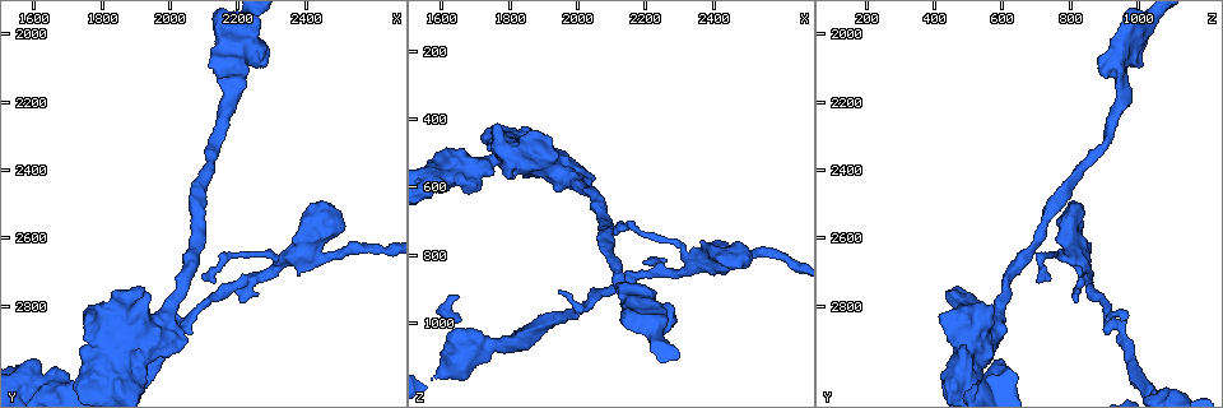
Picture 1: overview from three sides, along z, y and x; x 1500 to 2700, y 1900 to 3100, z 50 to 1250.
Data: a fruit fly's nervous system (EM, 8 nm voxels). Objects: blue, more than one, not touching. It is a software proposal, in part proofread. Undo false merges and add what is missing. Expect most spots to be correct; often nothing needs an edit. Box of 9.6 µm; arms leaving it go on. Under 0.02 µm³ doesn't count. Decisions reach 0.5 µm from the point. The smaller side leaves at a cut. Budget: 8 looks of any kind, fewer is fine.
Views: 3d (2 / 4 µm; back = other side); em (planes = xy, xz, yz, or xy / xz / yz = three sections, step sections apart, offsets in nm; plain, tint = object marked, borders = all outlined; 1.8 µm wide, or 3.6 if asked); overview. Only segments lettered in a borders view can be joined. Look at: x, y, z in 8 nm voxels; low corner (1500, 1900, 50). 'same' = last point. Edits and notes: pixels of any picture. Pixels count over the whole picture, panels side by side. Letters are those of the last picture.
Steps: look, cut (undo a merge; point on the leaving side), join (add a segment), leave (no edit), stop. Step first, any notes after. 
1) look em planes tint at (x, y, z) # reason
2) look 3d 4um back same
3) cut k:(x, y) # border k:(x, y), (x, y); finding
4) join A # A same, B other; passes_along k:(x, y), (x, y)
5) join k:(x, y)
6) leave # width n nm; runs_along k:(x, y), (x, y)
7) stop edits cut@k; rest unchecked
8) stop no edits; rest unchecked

look em planes plain at (2380, 2650, 810) # calibre changes

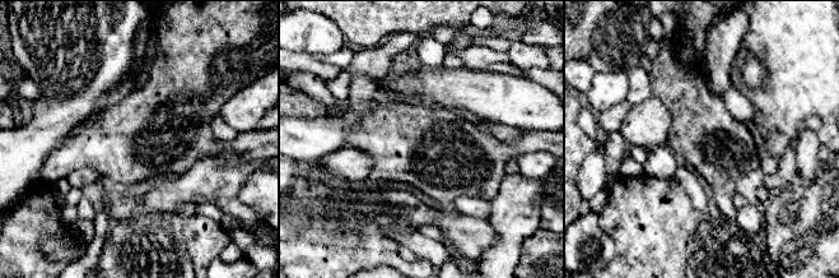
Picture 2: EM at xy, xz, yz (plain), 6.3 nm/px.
look em planes tint same

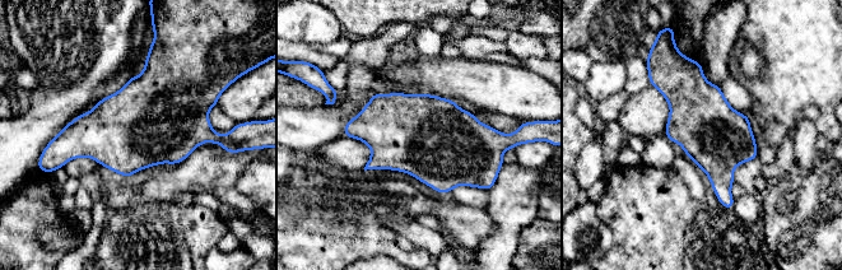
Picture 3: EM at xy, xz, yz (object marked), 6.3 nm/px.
look em planes borders same # see the neighbours

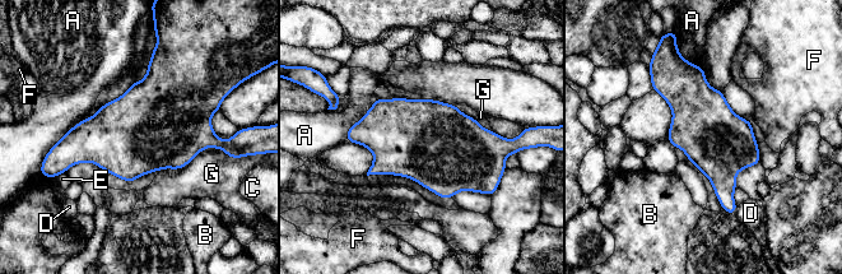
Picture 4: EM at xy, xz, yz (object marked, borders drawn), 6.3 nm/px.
leave # A other, B other, C other, D other, E other, F other, G other; border 4:(376, 97), (348, 129), (345, 140); continuous, no second cell

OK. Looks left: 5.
look 3d 2um at (2120, 2090, 880) # stops while still wide

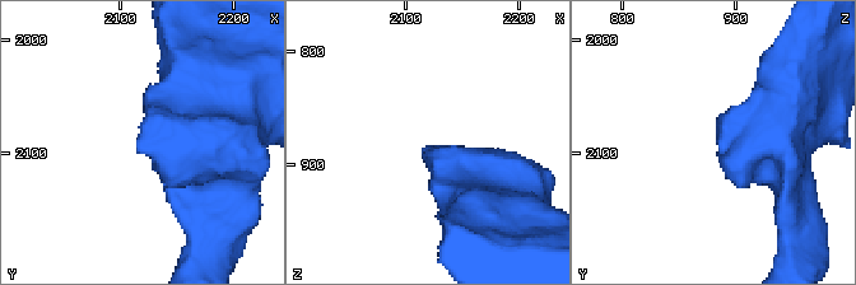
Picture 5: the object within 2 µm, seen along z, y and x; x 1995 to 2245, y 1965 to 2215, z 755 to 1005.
look em xy step 4 borders at (2114, 2096, 886)

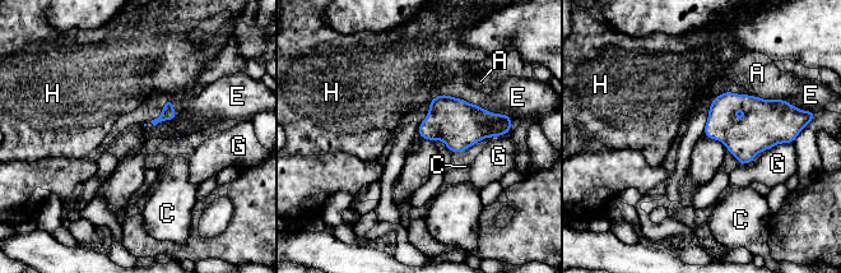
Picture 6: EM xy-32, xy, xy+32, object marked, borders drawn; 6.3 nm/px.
leave # longest_contact E 220 nm; A other, C other, E other, G other, H other; border 6:(173, 100), (172, 120), (149, 121); no lettered segment goes on from it

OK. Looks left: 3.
look 3d 2um at (1950, 2840, 900) # branch stops here

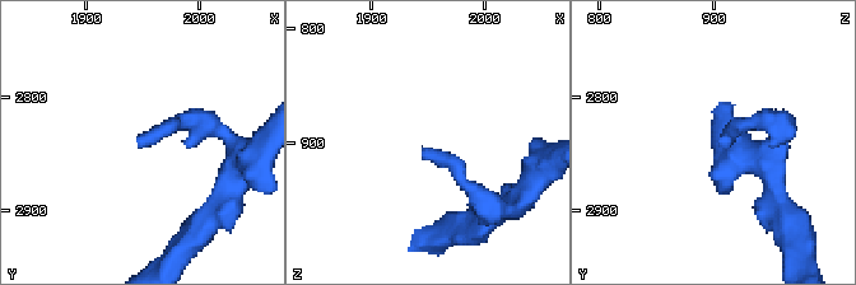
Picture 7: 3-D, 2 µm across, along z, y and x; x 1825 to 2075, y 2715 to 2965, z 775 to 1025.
look em planes borders at (1948, 2840, 908) # now the EM

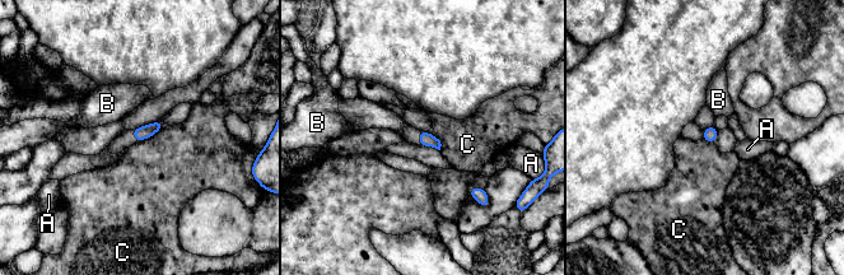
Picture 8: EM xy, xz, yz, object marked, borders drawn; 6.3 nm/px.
leave # A other, B other, C other; border 8:(162, 127), (150, 136), (135, 143); none of them fits

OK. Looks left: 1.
stop no edits; rest unchecked

